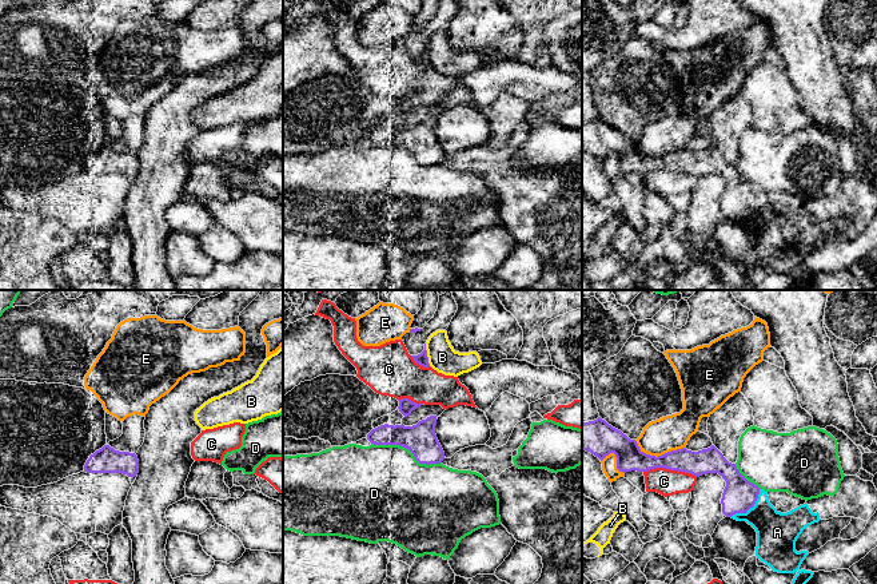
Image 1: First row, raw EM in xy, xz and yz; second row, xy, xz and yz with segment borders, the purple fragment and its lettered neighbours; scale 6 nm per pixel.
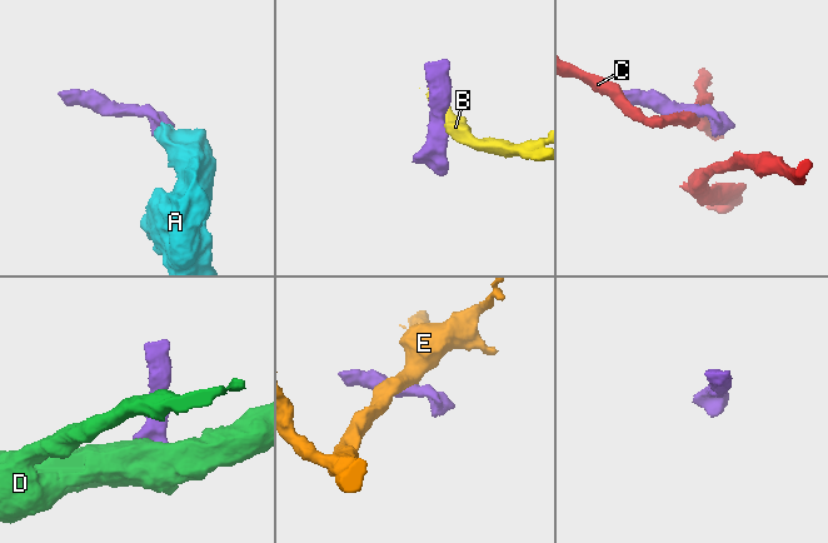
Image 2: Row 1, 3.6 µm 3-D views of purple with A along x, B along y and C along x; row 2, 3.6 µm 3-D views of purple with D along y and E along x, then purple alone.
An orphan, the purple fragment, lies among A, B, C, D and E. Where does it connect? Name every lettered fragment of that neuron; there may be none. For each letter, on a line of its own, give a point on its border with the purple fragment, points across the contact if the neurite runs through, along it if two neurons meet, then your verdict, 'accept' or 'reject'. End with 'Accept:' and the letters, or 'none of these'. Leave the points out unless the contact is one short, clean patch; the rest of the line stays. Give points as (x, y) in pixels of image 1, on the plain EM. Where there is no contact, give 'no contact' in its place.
A: meets purple in yz at (749, 209); accept
B: meets purple in xz at (426, 55); border along xz (425, 44), (430, 66); reject
C: meets purple in yz at (670, 170); reject
D: meets purple in xz at (407, 149); reject
E: meets purple in yz at (658, 157); reject
Accept: A

